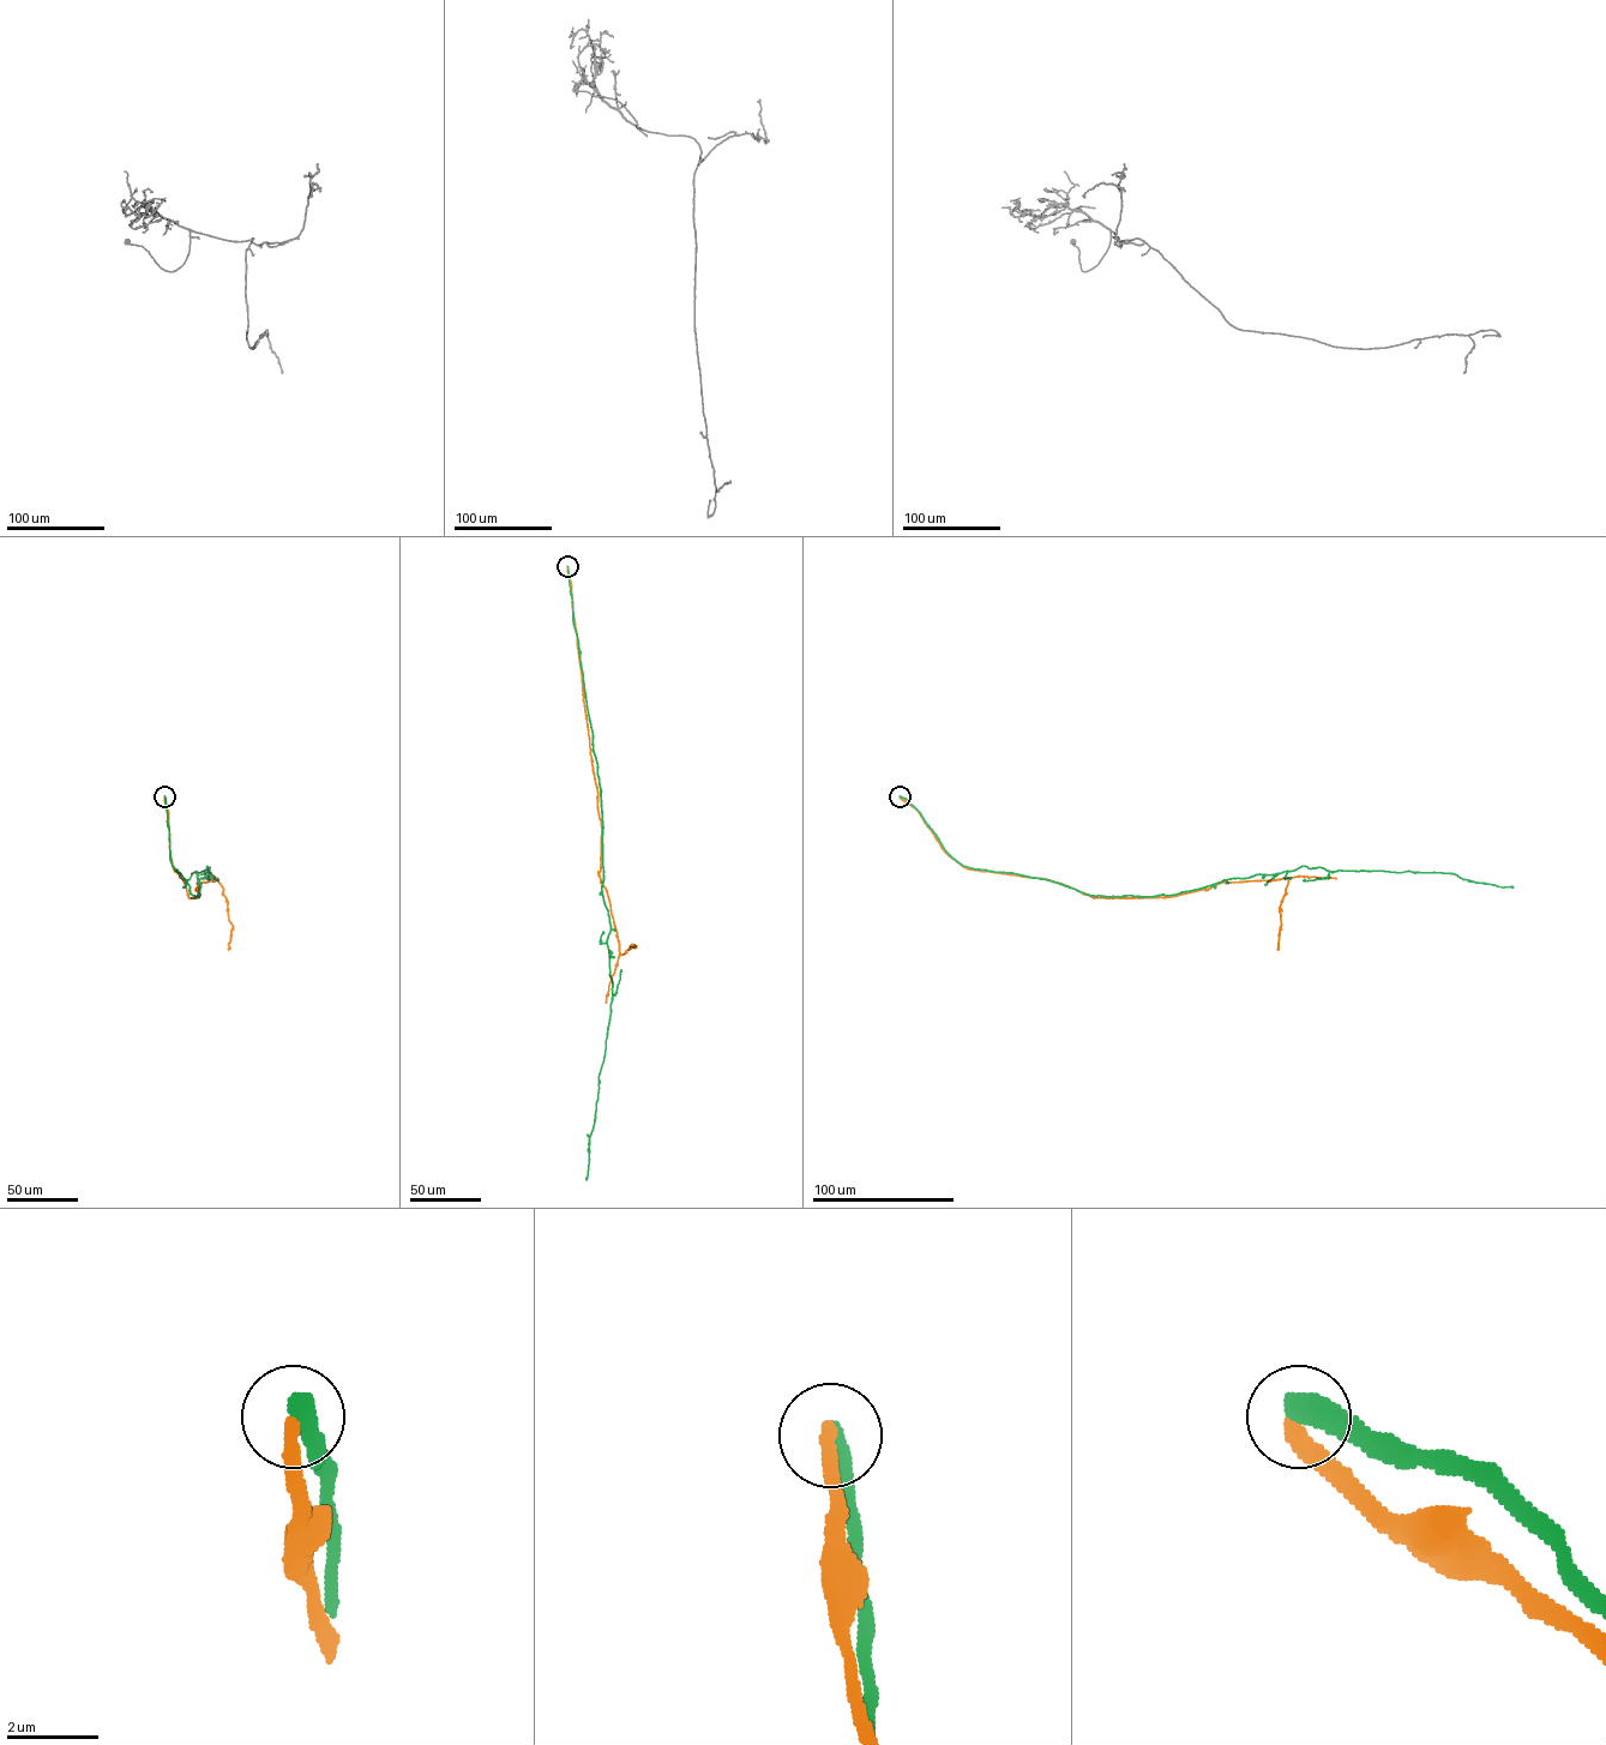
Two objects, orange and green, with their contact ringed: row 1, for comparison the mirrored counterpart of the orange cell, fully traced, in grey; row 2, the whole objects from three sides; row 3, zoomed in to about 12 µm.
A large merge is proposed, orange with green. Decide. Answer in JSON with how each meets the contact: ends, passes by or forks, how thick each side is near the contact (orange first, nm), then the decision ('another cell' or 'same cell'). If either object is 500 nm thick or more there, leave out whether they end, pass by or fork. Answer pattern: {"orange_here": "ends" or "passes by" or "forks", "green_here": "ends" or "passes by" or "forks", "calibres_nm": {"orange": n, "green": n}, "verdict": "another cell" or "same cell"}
{"orange_here": "ends", "green_here": "ends", "calibres_nm": {"orange": 360, "green": 440}, "verdict": "another cell"}

